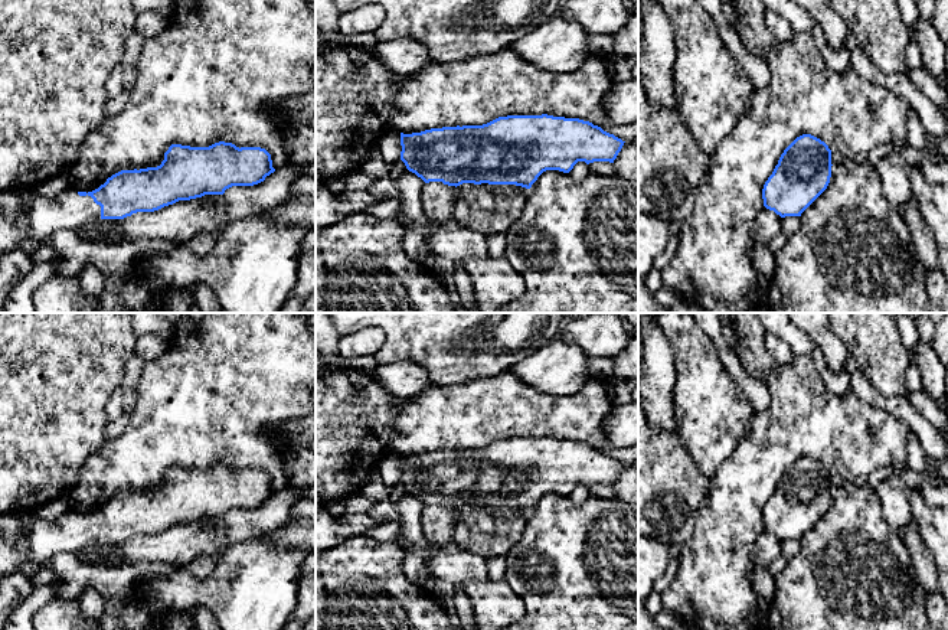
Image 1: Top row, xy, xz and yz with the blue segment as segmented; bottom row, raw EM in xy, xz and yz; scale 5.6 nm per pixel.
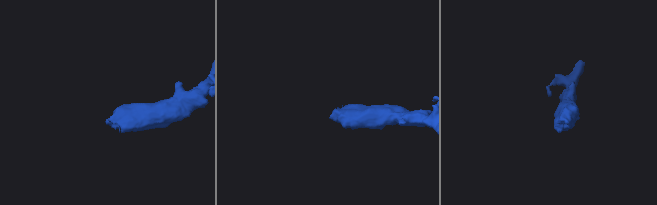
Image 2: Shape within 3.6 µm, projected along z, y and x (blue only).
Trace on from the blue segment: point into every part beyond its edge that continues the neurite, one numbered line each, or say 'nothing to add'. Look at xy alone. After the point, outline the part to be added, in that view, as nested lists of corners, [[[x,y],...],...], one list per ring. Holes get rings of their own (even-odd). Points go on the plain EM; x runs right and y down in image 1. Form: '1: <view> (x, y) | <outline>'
1: xy (69, 534) | [[[71,510],[53,523],[43,520],[37,513],[32,518],[3,513],[0,515],[0,578],[20,572],[29,562],[46,565],[59,554],[78,555],[94,542],[101,542],[101,529],[91,519],[79,519]]]

